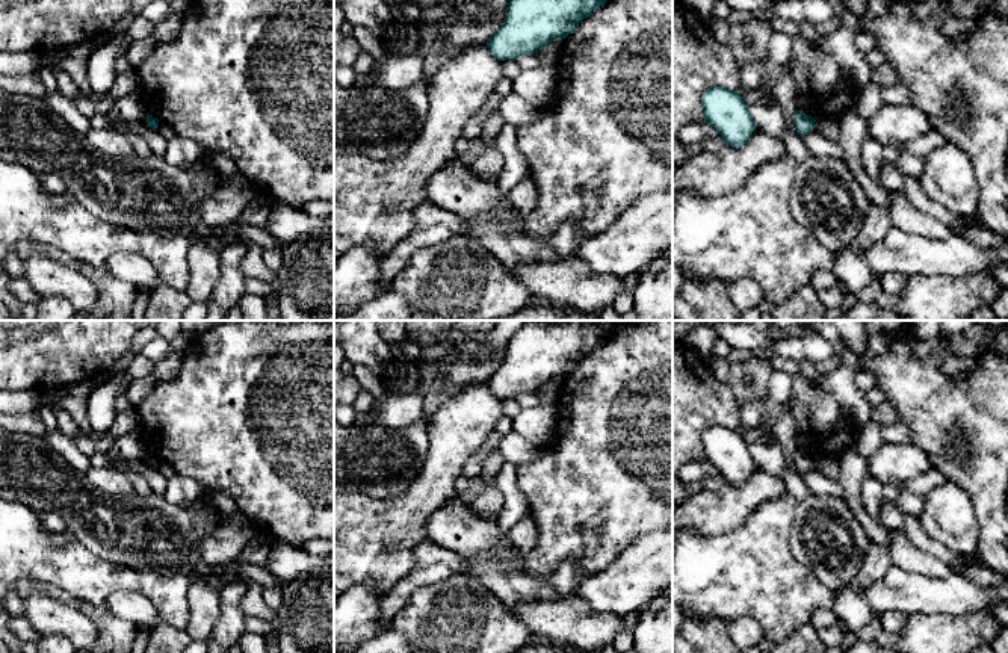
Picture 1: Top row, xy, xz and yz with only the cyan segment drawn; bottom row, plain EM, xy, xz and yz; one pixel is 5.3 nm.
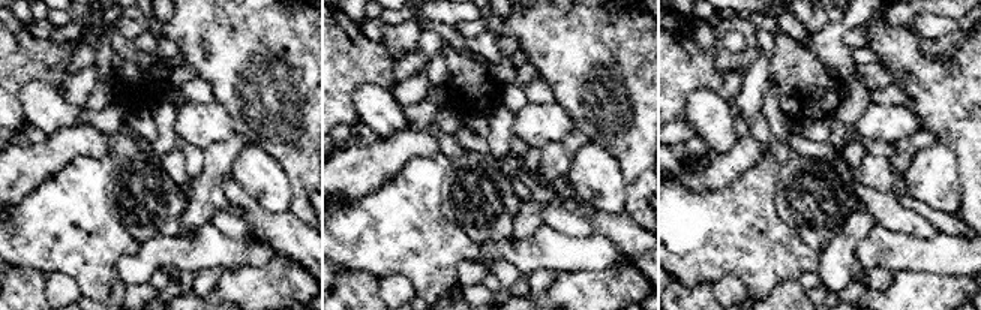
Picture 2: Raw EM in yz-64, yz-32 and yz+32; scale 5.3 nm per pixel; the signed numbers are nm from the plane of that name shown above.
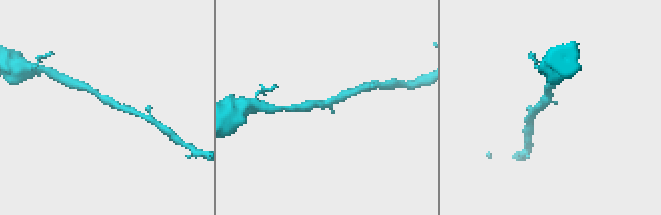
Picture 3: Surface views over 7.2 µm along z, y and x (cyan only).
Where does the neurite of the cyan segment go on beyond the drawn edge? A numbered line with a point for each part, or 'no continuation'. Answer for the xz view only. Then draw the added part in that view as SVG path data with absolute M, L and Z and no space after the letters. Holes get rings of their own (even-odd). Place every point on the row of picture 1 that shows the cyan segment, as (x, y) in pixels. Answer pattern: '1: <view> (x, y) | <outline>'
no continuation

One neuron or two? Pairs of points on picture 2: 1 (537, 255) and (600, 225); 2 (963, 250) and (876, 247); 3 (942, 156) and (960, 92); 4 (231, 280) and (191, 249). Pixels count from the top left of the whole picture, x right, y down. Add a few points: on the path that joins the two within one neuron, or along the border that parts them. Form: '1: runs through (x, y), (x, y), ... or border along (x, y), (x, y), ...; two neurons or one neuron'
1: border along (594, 232), (606, 237), (624, 252); two neurons
2: runs through (942, 250), (897, 250); one neuron
3: border along (938, 141), (953, 150), (959, 178); two neurons
4: border along (258, 265), (240, 265), (224, 271); two neurons

